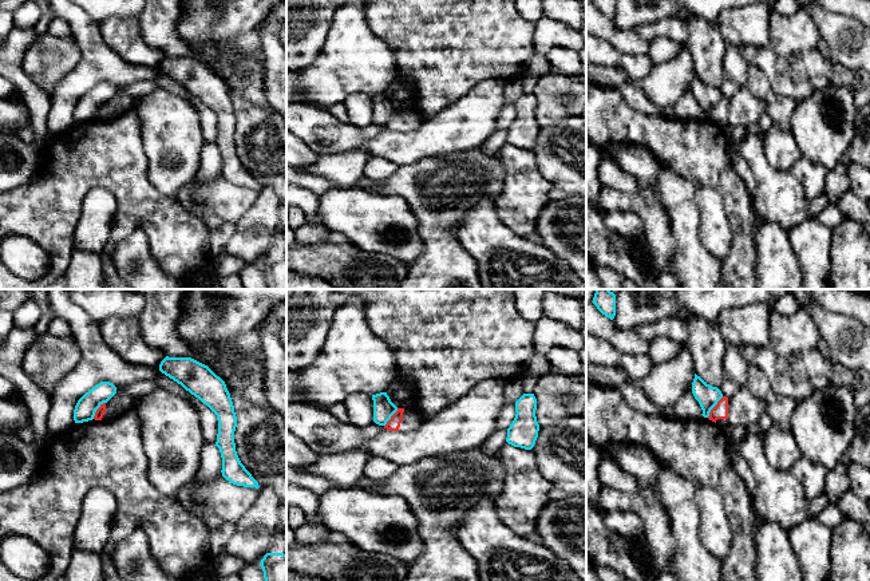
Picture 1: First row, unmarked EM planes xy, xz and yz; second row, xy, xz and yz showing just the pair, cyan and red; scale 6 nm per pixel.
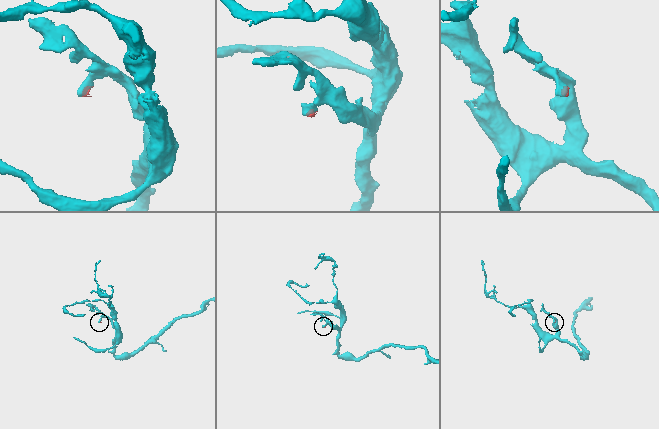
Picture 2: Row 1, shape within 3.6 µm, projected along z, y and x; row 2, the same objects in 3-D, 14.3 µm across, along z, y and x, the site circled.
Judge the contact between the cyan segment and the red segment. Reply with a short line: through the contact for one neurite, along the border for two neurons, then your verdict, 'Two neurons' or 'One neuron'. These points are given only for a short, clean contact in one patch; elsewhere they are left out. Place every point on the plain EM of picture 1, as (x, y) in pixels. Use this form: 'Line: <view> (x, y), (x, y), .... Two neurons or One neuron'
Line: yz (723, 97), (707, 117). Two neurons

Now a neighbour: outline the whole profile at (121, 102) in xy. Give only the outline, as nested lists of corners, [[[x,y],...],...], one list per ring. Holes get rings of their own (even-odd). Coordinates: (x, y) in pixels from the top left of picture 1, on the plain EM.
[[[122,88],[96,110],[95,120],[108,120],[133,108],[135,98],[127,95]]]

